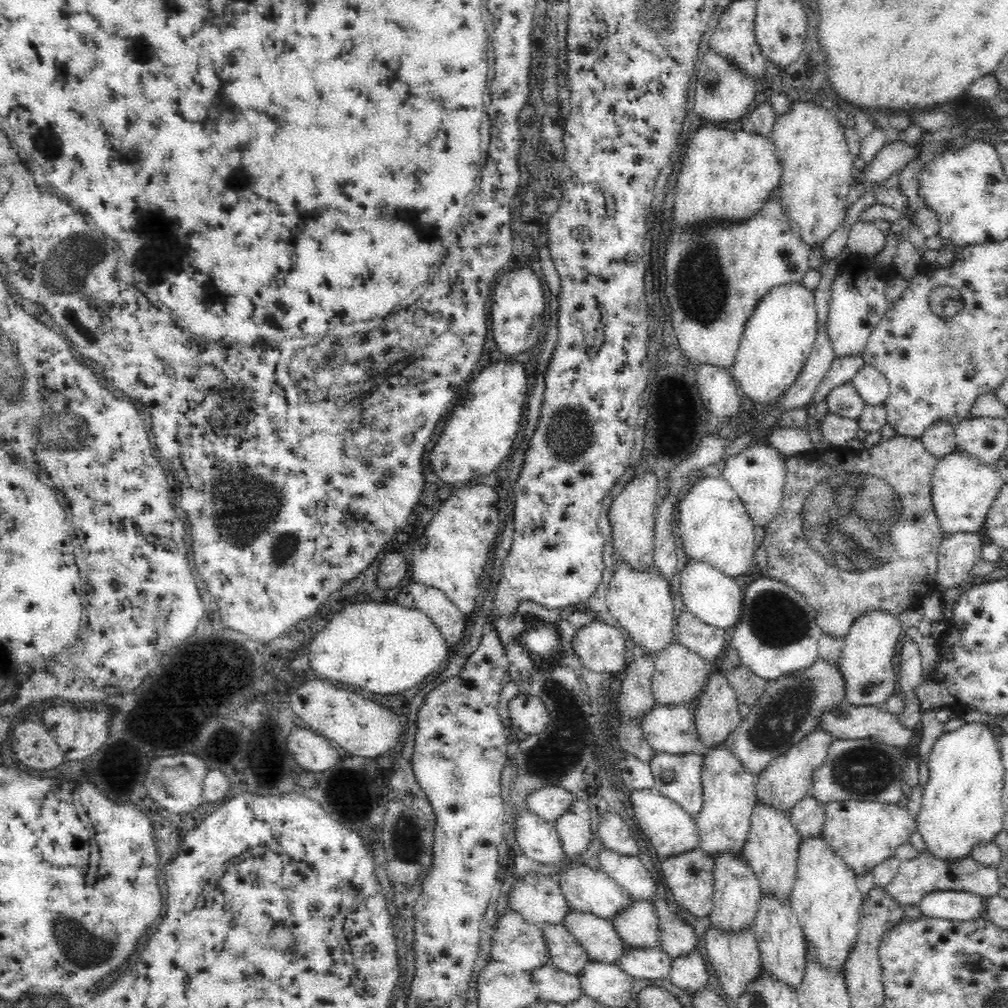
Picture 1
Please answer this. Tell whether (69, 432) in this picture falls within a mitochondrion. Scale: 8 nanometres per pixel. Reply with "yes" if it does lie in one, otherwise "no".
yes

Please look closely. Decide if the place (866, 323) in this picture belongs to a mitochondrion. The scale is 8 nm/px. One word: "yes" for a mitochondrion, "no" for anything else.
no

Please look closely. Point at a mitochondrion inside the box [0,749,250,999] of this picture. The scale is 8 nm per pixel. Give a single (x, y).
(78, 943)

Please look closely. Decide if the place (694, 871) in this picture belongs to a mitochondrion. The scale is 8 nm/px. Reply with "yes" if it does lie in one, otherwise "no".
no

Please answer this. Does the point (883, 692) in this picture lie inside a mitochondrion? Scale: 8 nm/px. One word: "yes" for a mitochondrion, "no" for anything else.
no

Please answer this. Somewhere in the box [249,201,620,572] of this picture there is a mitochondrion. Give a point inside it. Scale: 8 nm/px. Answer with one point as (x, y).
(571, 435)

